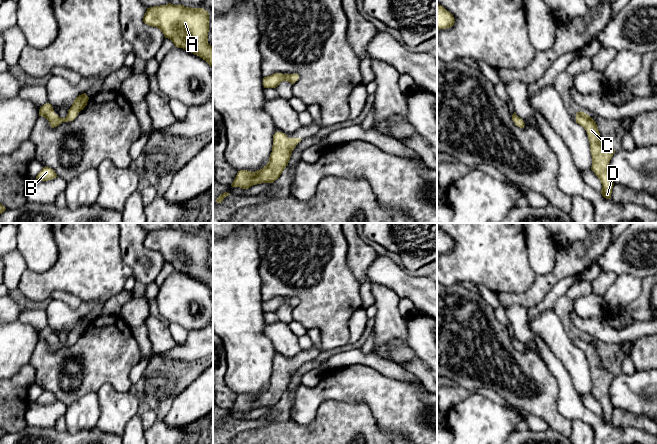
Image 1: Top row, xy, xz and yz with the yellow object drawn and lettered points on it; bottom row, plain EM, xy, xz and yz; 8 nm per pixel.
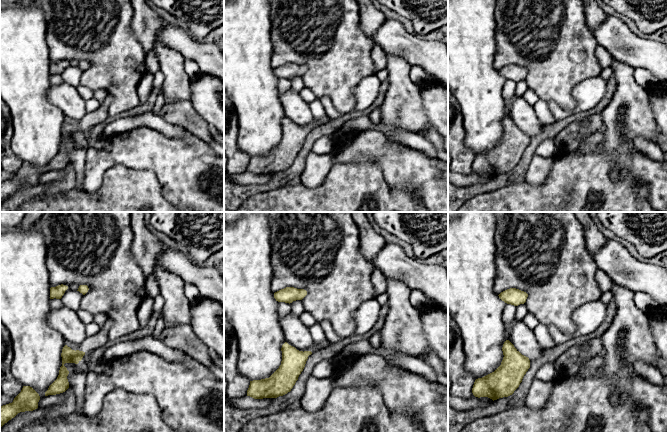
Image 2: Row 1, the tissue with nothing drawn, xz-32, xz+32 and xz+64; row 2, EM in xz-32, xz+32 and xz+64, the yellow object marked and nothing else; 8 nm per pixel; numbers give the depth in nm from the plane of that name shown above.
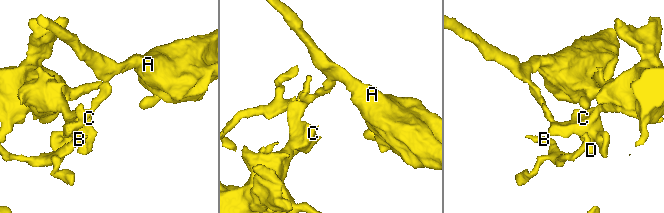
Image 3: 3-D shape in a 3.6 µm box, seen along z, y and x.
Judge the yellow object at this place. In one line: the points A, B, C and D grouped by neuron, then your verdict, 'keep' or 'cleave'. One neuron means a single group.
groups A / B C D; cleave

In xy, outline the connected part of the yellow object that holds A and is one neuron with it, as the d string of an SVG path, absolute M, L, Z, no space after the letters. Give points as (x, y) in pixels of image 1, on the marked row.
M169 3L147 8L143 22L157 27L175 47L183 48L213 66L213 46L208 43L208 11Z

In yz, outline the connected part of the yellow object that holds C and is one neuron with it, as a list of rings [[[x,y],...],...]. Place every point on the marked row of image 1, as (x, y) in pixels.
[[[580,111],[575,115],[576,123],[581,125],[588,135],[592,156],[591,170],[602,184],[602,196],[606,199],[610,199],[614,183],[609,174],[609,162],[615,150],[602,143],[597,124],[588,114]]]

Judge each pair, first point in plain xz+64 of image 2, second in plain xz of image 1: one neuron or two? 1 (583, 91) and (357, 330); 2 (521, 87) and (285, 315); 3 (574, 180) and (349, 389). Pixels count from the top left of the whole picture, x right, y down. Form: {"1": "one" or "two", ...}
{"1": "one", "2": "one", "3": "two"}

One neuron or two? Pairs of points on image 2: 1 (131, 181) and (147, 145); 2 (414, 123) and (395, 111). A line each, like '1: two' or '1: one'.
1: two
2: one

